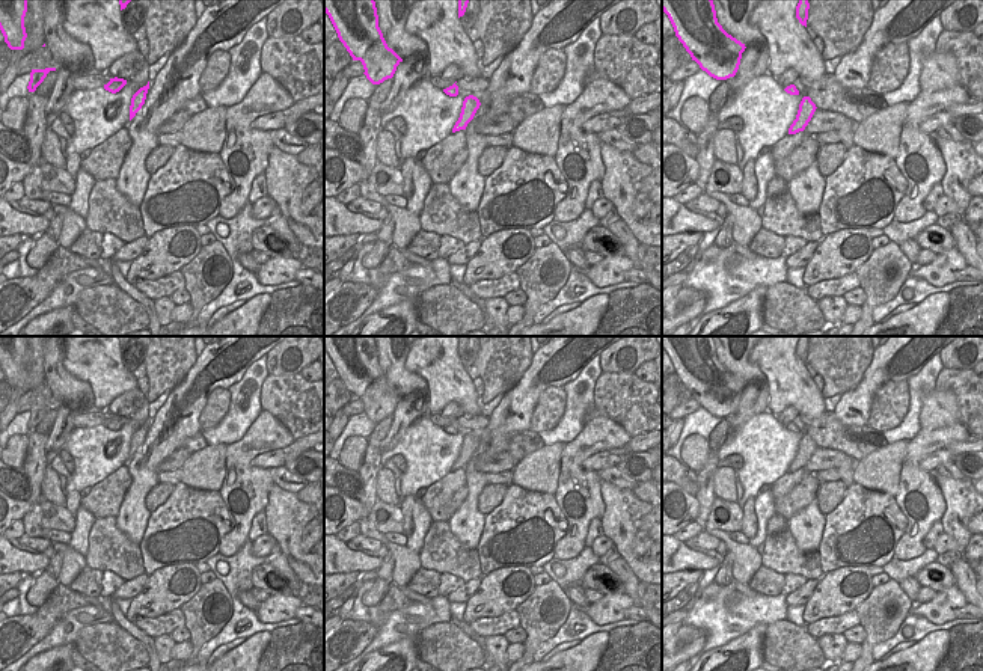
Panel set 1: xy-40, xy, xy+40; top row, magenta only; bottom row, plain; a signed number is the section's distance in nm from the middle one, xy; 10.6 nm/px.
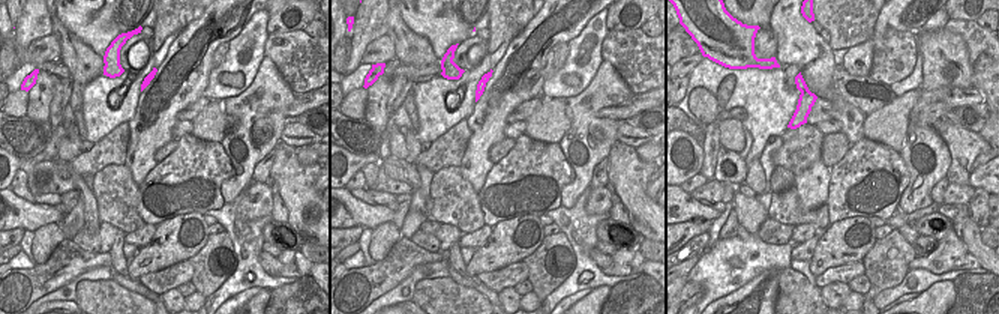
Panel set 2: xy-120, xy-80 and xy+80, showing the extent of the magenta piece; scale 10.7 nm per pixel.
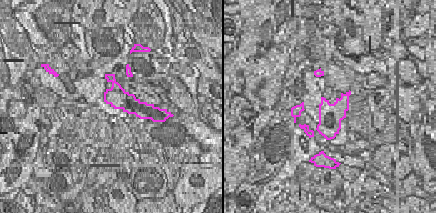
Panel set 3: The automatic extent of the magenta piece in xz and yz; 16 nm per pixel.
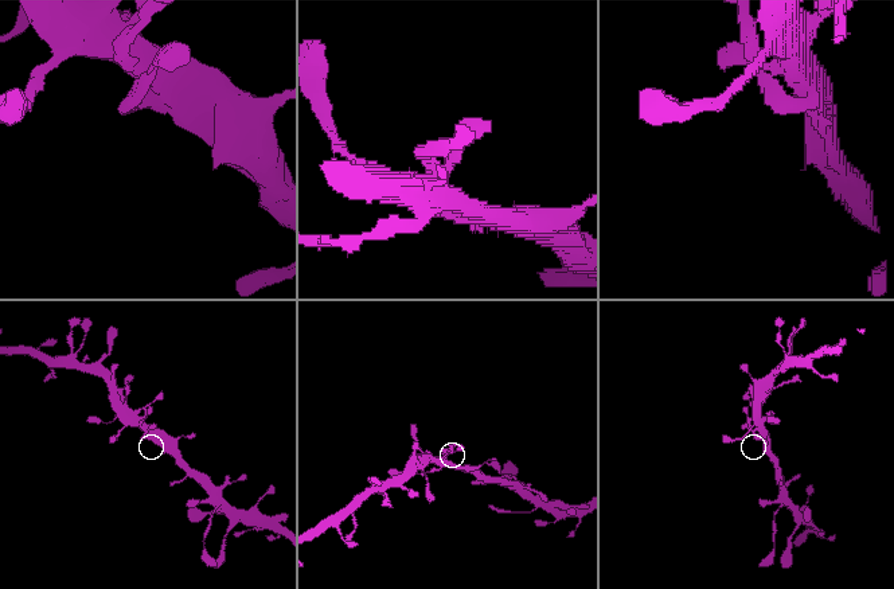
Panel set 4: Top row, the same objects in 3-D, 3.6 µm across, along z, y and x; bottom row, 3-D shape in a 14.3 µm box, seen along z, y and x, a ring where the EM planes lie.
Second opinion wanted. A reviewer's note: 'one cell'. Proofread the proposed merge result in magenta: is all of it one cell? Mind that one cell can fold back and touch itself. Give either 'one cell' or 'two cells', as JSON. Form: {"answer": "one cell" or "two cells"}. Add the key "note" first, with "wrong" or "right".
{"note": "right", "answer": "one cell"}

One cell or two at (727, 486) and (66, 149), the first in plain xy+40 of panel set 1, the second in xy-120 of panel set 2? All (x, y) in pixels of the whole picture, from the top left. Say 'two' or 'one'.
one

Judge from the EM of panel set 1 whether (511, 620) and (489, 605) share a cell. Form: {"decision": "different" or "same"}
{"decision": "different"}

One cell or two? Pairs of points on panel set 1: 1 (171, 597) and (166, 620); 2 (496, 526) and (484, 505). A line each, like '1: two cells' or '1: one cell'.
1: two cells
2: two cells

